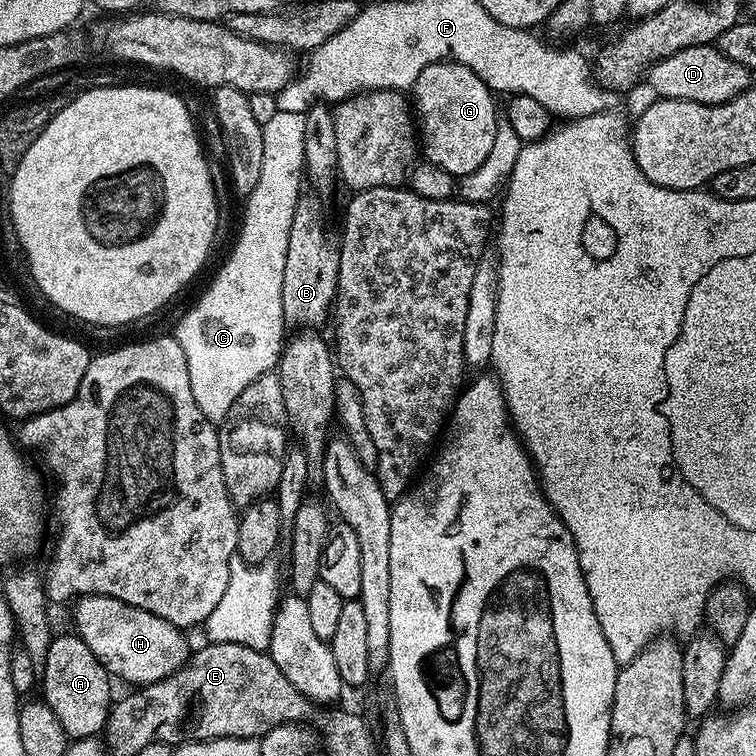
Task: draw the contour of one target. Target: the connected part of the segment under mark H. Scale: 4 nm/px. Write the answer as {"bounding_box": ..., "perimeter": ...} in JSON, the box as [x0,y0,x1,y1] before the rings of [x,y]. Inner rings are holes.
{"bounding_box":[75,596,190,686],"perimeter":[[[82,596],[75,601],[75,635],[90,646],[90,651],[98,662],[113,677],[121,676],[128,686],[156,684],[175,674],[188,662],[190,647],[181,629],[176,628],[166,618],[150,614],[138,606],[130,606],[118,598],[109,596]]]}

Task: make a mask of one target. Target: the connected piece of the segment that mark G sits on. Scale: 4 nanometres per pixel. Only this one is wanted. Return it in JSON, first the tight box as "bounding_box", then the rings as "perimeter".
{"bounding_box":[410,60,498,178],"perimeter":[[[442,60],[439,64],[426,66],[426,70],[422,70],[422,74],[418,74],[410,92],[414,97],[414,116],[418,121],[418,140],[422,145],[423,159],[427,163],[446,170],[454,178],[468,176],[478,169],[478,166],[485,161],[490,146],[494,143],[495,126],[498,119],[497,97],[492,89],[486,86],[486,82],[482,82],[482,78],[478,78],[478,74],[474,74],[474,70],[461,64],[455,64],[452,60]]]}

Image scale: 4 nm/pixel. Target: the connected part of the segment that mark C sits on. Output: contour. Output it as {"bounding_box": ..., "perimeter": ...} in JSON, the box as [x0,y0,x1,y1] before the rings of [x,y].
{"bounding_box":[174,112,306,422],"perimeter":[[[276,112],[274,114],[274,118],[270,118],[270,122],[266,122],[263,125],[264,129],[262,130],[262,170],[258,174],[258,186],[254,186],[254,190],[246,198],[245,204],[248,205],[246,205],[244,208],[244,225],[242,225],[240,228],[240,237],[237,238],[236,245],[233,246],[232,253],[230,253],[228,256],[228,261],[226,261],[225,264],[217,270],[216,277],[214,277],[212,280],[212,285],[210,285],[209,288],[206,289],[205,292],[197,298],[196,305],[194,305],[193,308],[190,309],[189,312],[181,318],[180,325],[178,325],[176,329],[174,329],[176,341],[182,346],[182,354],[186,354],[186,370],[190,370],[190,390],[194,390],[194,402],[198,402],[198,410],[202,410],[202,414],[206,414],[206,418],[213,422],[224,421],[224,419],[226,418],[226,414],[230,410],[230,406],[234,406],[234,402],[238,402],[238,394],[242,394],[242,390],[246,390],[246,386],[250,386],[250,382],[254,382],[254,378],[258,378],[262,374],[273,371],[273,369],[275,369],[277,365],[279,365],[280,351],[283,350],[286,343],[286,335],[284,336],[284,332],[286,333],[286,325],[284,322],[284,315],[282,314],[282,269],[286,267],[286,242],[290,242],[290,222],[294,222],[294,210],[298,206],[298,202],[300,201],[300,197],[302,195],[302,189],[300,189],[300,176],[302,180],[302,173],[305,171],[304,139],[306,138],[306,115],[303,112],[299,112],[298,114]]]}

